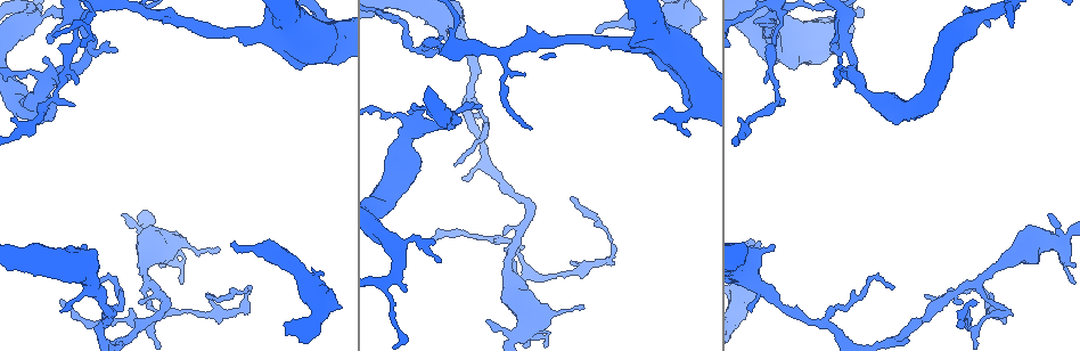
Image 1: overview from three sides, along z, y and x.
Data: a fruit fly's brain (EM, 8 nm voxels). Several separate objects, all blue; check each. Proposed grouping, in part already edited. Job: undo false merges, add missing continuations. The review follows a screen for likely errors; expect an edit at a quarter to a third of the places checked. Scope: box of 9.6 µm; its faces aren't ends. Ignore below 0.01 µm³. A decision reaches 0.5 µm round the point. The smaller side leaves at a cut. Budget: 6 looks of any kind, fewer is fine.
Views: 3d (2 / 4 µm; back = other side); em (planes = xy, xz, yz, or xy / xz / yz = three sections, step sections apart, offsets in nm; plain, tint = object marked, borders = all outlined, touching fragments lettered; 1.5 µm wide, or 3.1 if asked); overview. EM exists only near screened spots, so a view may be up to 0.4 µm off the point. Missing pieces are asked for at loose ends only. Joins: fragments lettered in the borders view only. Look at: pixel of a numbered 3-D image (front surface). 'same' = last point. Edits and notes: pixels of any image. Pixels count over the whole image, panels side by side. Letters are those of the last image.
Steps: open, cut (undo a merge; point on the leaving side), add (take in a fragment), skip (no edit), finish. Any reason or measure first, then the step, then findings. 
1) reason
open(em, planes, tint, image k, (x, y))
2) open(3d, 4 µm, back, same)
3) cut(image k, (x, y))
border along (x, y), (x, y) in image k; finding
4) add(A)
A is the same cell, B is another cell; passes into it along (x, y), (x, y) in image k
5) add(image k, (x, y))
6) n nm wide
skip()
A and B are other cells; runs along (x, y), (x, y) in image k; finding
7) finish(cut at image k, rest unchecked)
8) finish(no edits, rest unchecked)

abrupt turn
open(em, xz, step 4, tint, image 1, (525, 279))

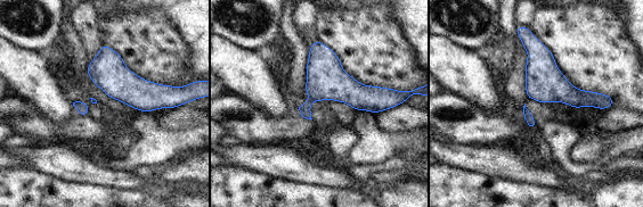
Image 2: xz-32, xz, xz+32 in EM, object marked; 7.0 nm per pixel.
see the neighbours
open(em, xz, step 4, borders, same)

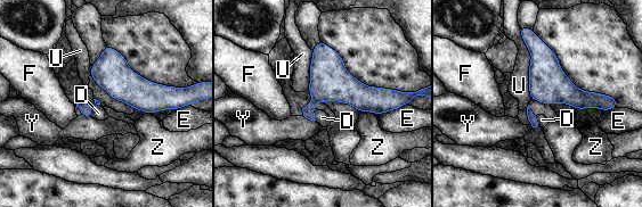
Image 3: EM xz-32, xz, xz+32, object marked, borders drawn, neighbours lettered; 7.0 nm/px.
170 nm wide
cut(image 3, (330, 81))
D, E, F, U, Y and Z are other cells; the part that leaves runs along (526, 38), (575, 97), (610, 99) in image 3; two neurons meet here

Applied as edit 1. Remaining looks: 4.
long arm stops here
open(3d, 2 µm, image 1, (596, 30))

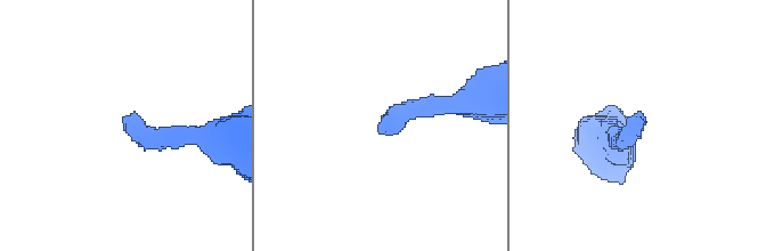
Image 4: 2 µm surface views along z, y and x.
open(em, xz, step 4, borders, image 4, (125, 122))

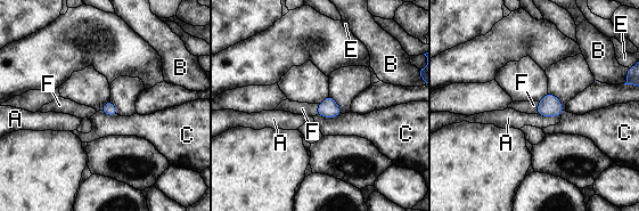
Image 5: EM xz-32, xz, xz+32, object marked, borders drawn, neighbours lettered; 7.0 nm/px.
C touches over 180 nm
add(F)
F is the same cell, A, B, C and E are other cells; passes into it along (549, 105), (537, 107), (530, 107) in image 5; it goes on there

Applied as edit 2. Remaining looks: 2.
finish(cut at image 3, add at image 5, rest unchecked)

